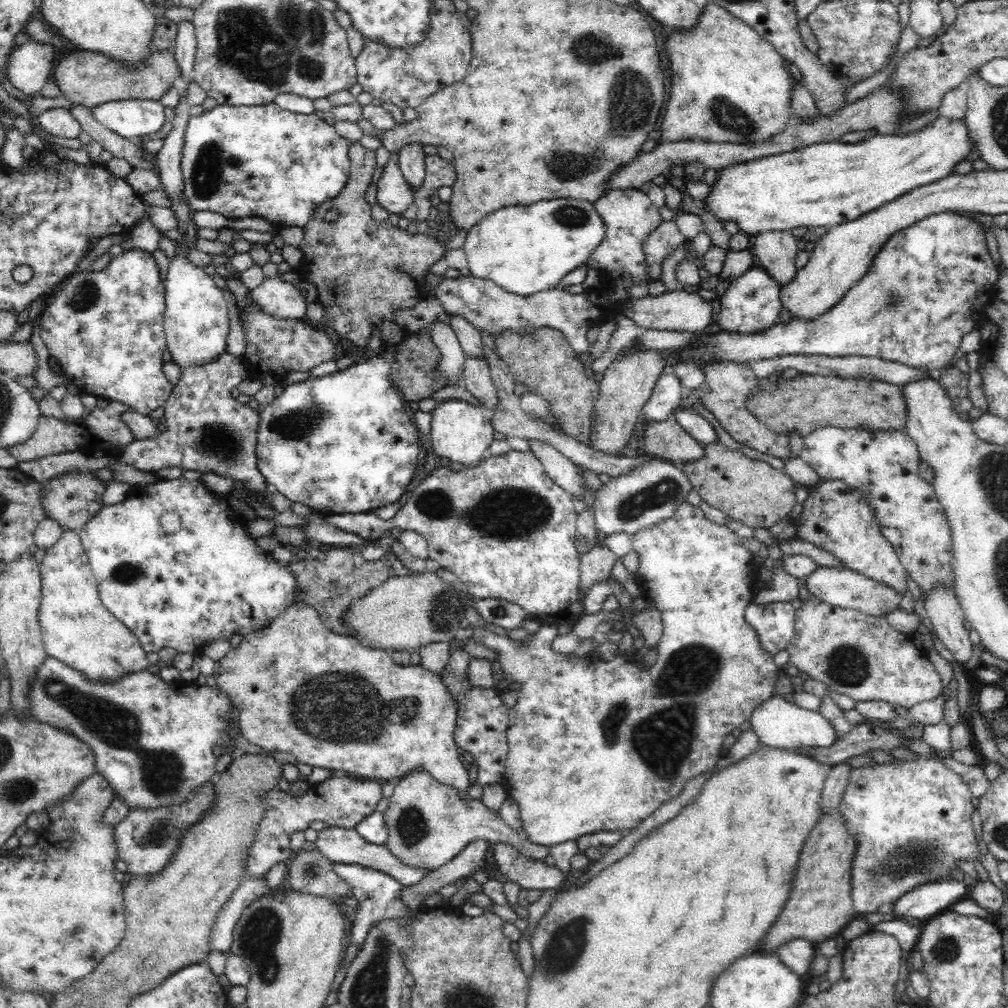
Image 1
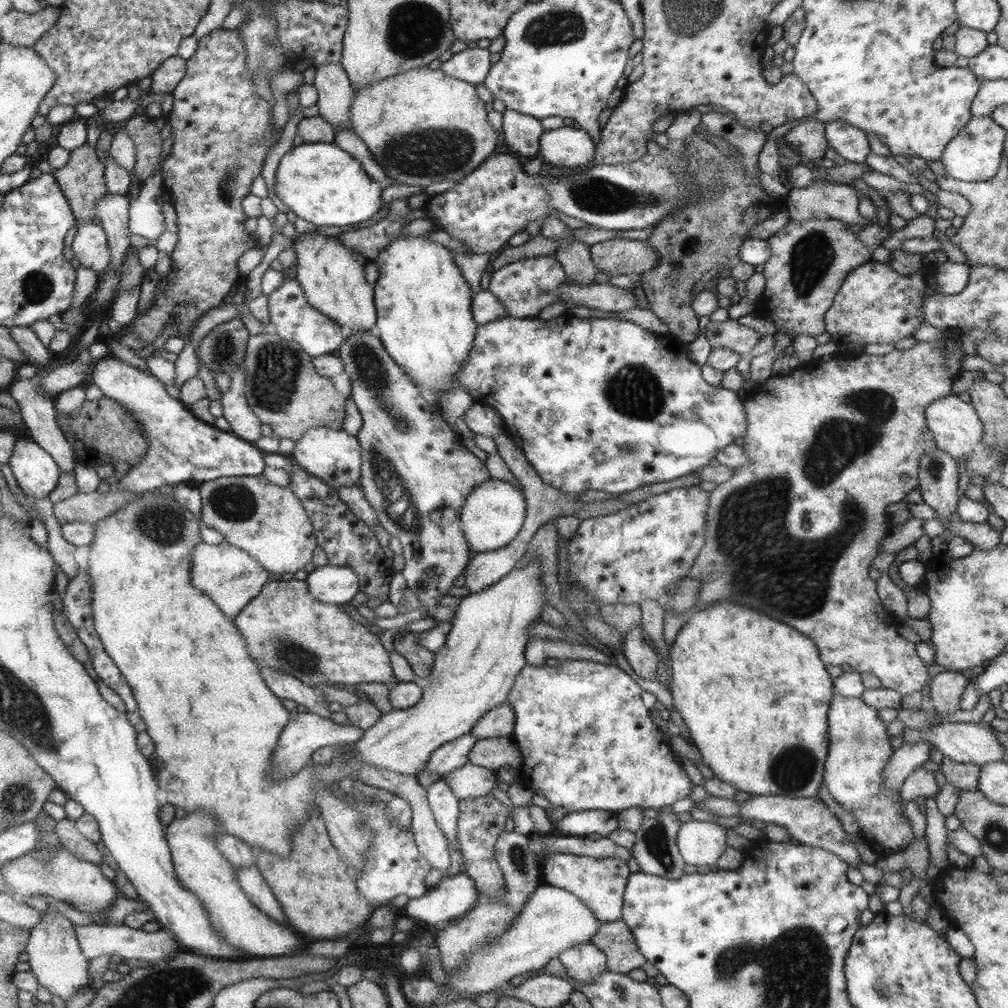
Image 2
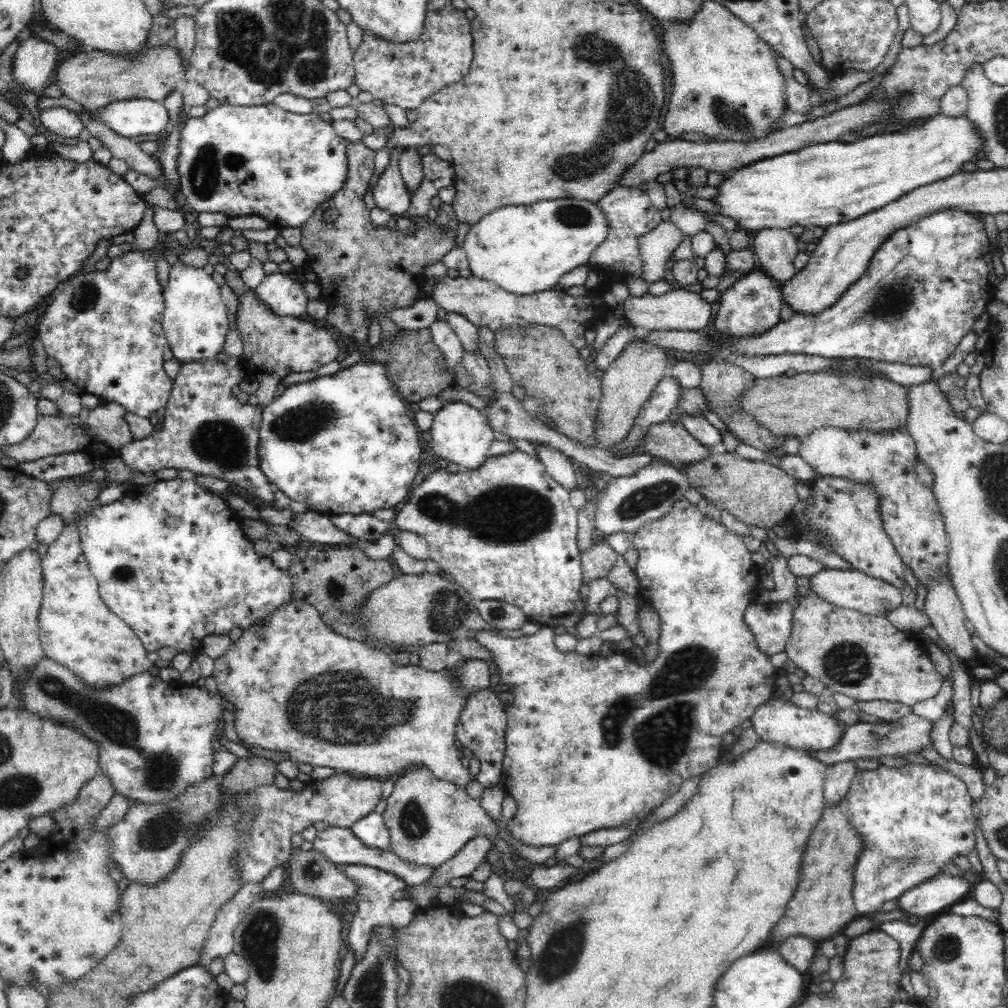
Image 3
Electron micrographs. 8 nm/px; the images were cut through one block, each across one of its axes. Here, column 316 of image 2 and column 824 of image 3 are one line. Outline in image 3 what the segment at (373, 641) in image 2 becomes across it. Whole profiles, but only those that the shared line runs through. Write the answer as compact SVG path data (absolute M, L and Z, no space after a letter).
M810 592L808 596L796 596L798 608L794 608L794 628L790 632L790 640L786 644L788 658L802 668L808 676L820 680L830 694L844 694L856 702L898 702L904 706L914 706L916 702L936 698L944 686L944 678L936 672L930 662L926 648L918 646L912 634L898 632L888 618L882 616L866 616L856 610L838 608L818 594Z

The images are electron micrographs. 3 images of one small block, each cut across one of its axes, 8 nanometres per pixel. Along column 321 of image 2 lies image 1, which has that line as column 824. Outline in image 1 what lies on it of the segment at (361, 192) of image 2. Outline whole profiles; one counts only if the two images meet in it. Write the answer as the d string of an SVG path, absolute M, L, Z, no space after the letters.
M936 118L932 124L928 124L926 130L920 130L918 134L906 134L902 138L874 134L872 140L860 144L814 144L798 152L784 152L752 162L738 162L718 170L716 180L708 186L710 194L702 198L702 204L704 210L710 212L716 220L720 220L722 224L734 222L740 228L740 232L744 232L750 238L772 230L792 232L794 228L802 226L810 228L812 232L822 232L830 226L858 220L866 216L868 210L878 210L898 200L900 196L906 196L914 188L922 188L934 184L936 180L942 180L946 174L950 174L950 168L960 158L964 158L968 150L972 150L972 142L974 138L964 120Z

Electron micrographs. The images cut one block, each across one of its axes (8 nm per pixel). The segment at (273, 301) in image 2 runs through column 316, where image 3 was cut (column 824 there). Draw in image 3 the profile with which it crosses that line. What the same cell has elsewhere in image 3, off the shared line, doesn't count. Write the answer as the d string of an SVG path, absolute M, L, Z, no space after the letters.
M962 210L936 212L898 232L894 232L872 256L868 272L864 272L846 292L826 310L818 314L794 314L788 322L776 324L766 334L738 340L720 336L730 354L742 356L822 356L822 358L870 358L882 362L900 362L910 366L928 366L936 374L942 364L954 354L966 334L972 334L976 320L994 300L996 268L992 260L992 244L986 236L986 226L976 214Z

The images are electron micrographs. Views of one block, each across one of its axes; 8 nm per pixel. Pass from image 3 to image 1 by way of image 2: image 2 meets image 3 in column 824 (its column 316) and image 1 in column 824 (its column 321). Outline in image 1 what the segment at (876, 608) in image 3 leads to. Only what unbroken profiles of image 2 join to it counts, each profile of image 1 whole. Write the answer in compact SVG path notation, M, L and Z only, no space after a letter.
M818 566L804 580L800 580L800 584L806 586L810 596L820 598L824 604L830 604L834 608L850 608L850 610L862 612L866 616L888 616L890 612L898 610L898 602L902 600L888 586L876 584L874 580L864 578L862 574L852 572L852 570L844 570L840 566L836 566L836 568Z

